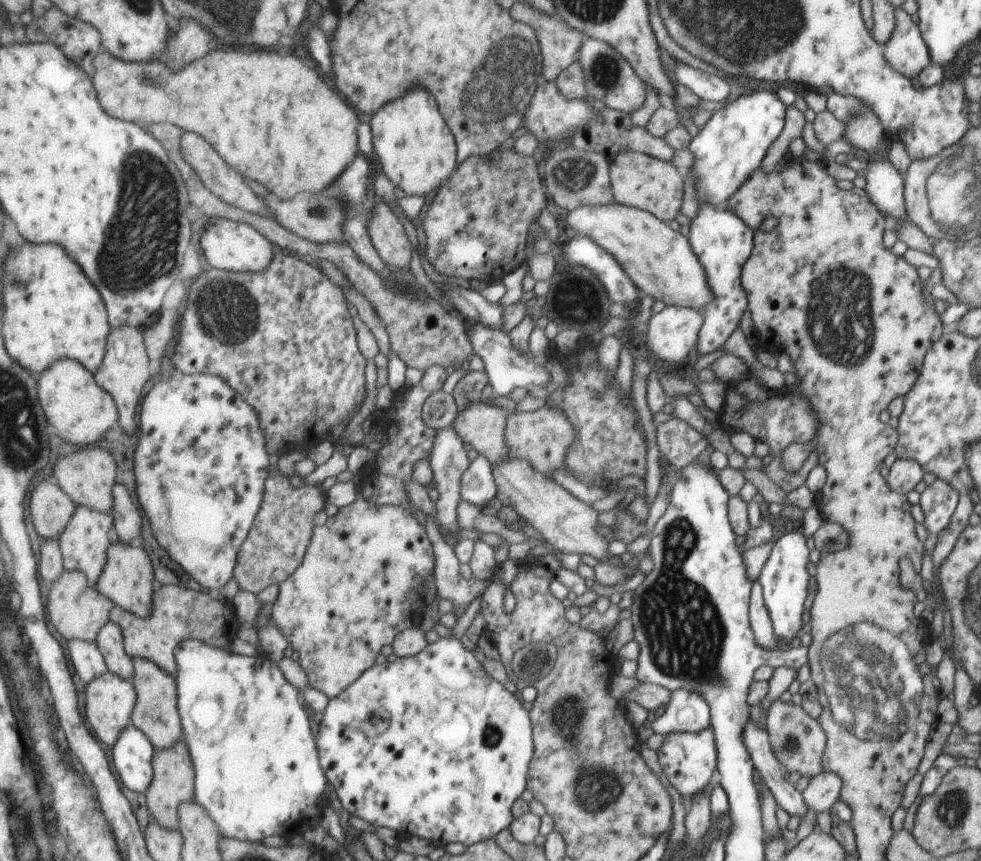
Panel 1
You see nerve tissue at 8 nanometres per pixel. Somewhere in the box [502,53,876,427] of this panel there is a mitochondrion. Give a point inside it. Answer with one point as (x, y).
(572, 173)

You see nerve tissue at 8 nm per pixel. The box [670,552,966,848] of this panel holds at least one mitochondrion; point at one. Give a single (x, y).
(863, 651)

